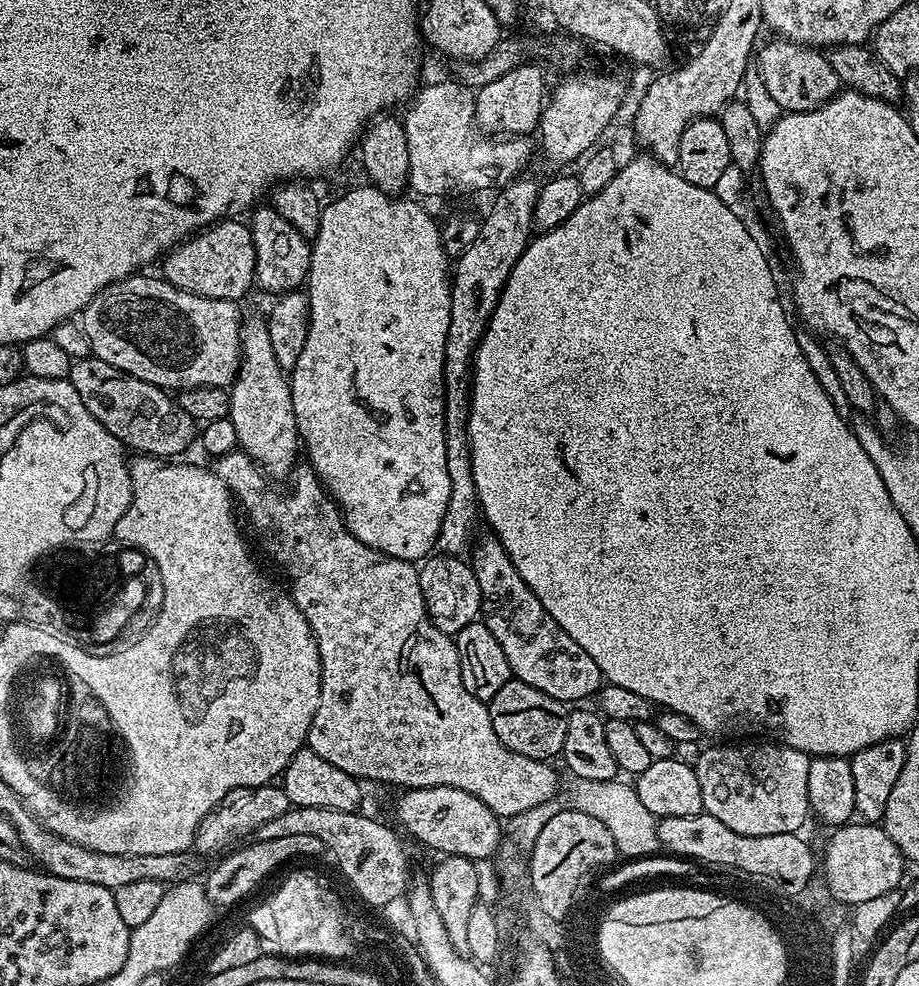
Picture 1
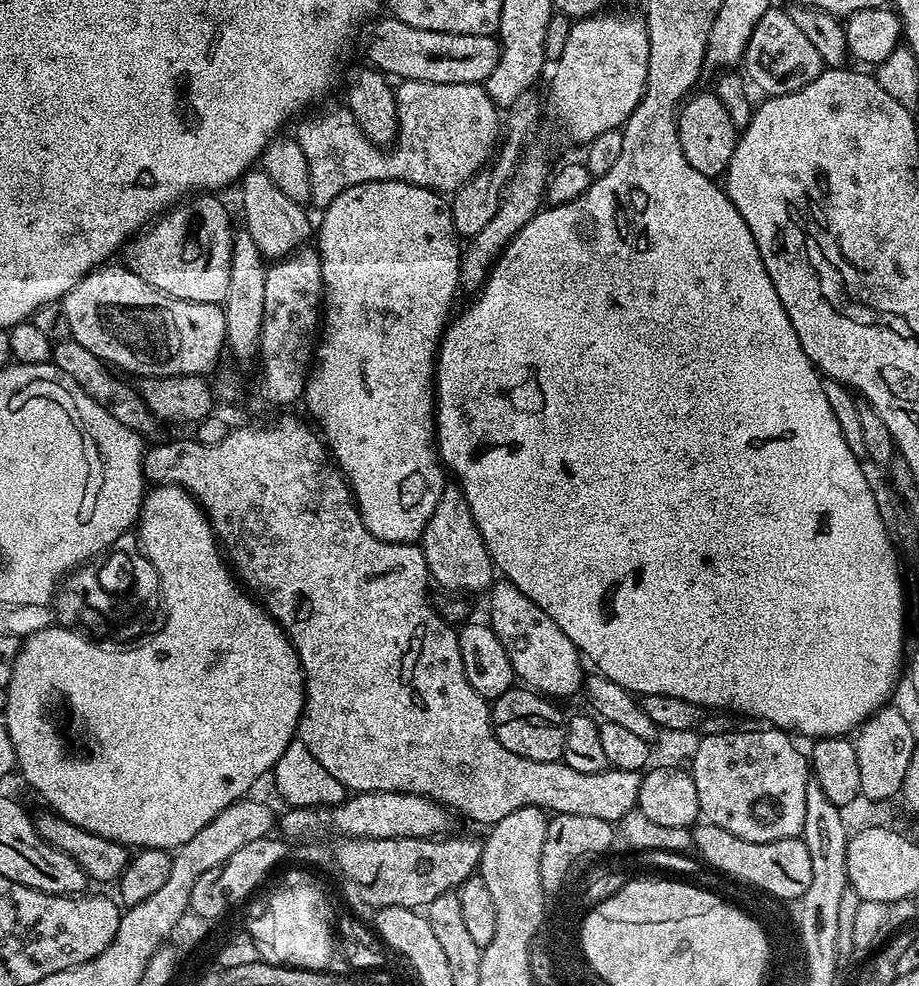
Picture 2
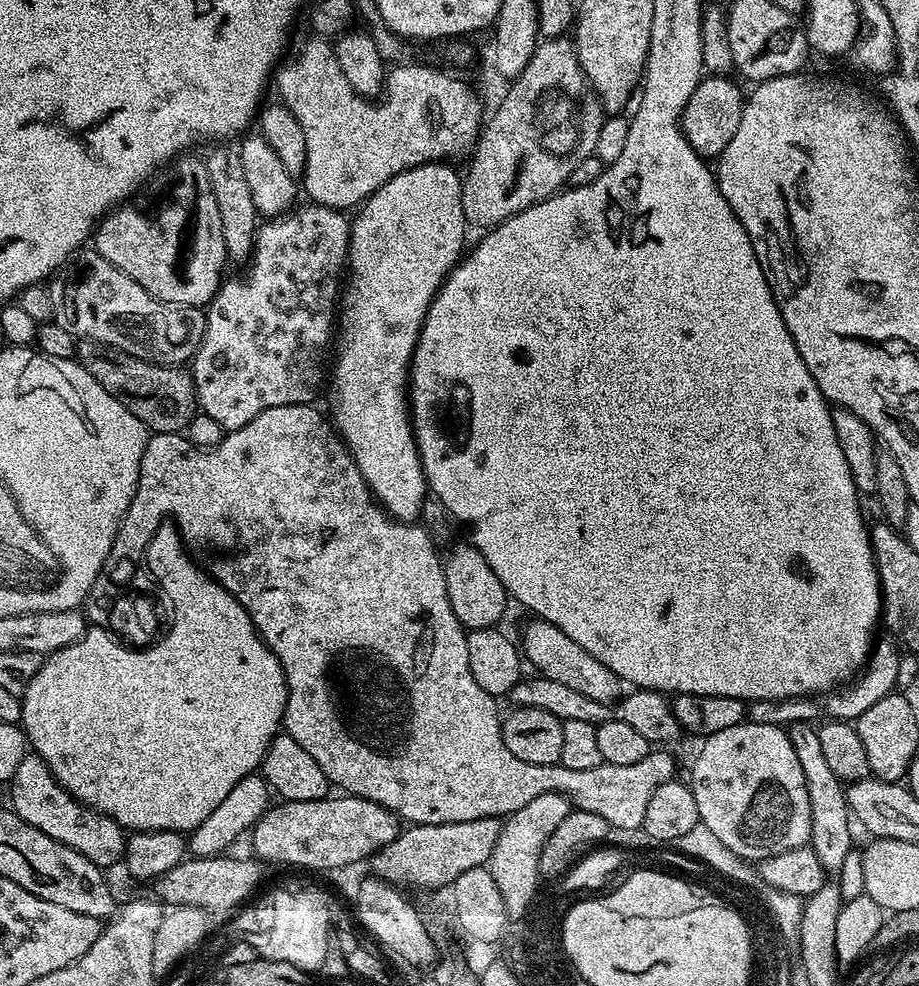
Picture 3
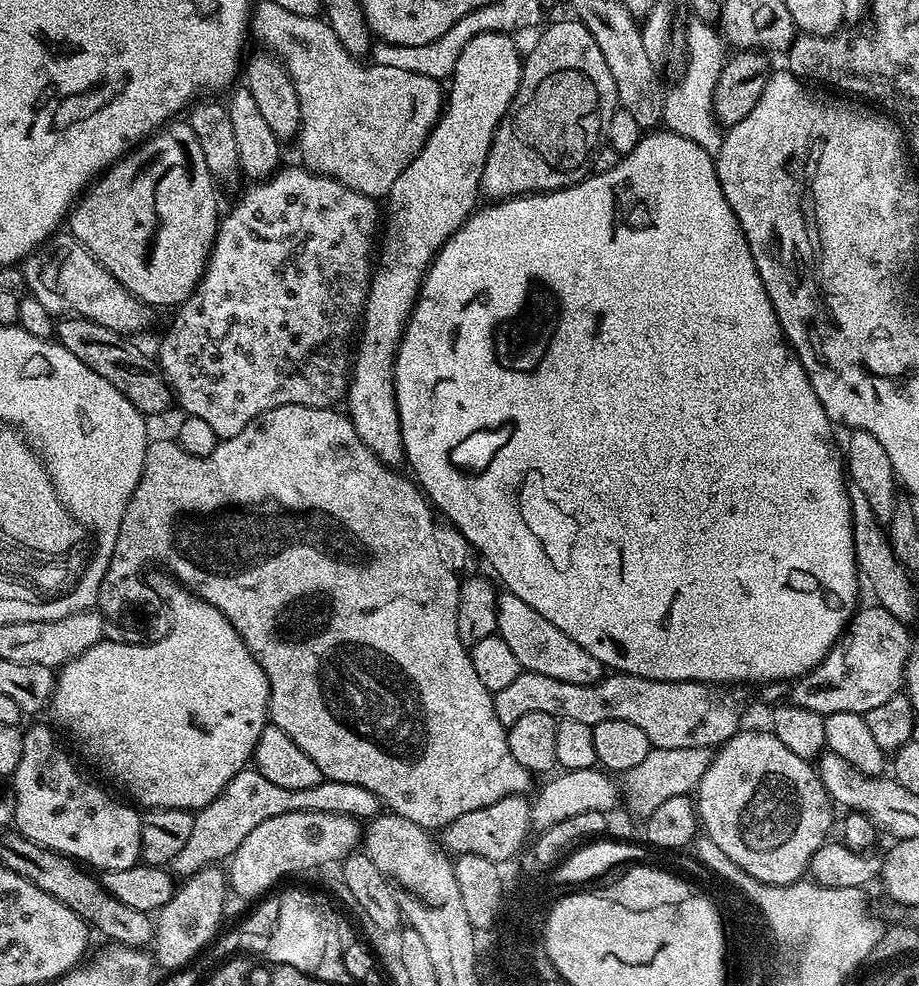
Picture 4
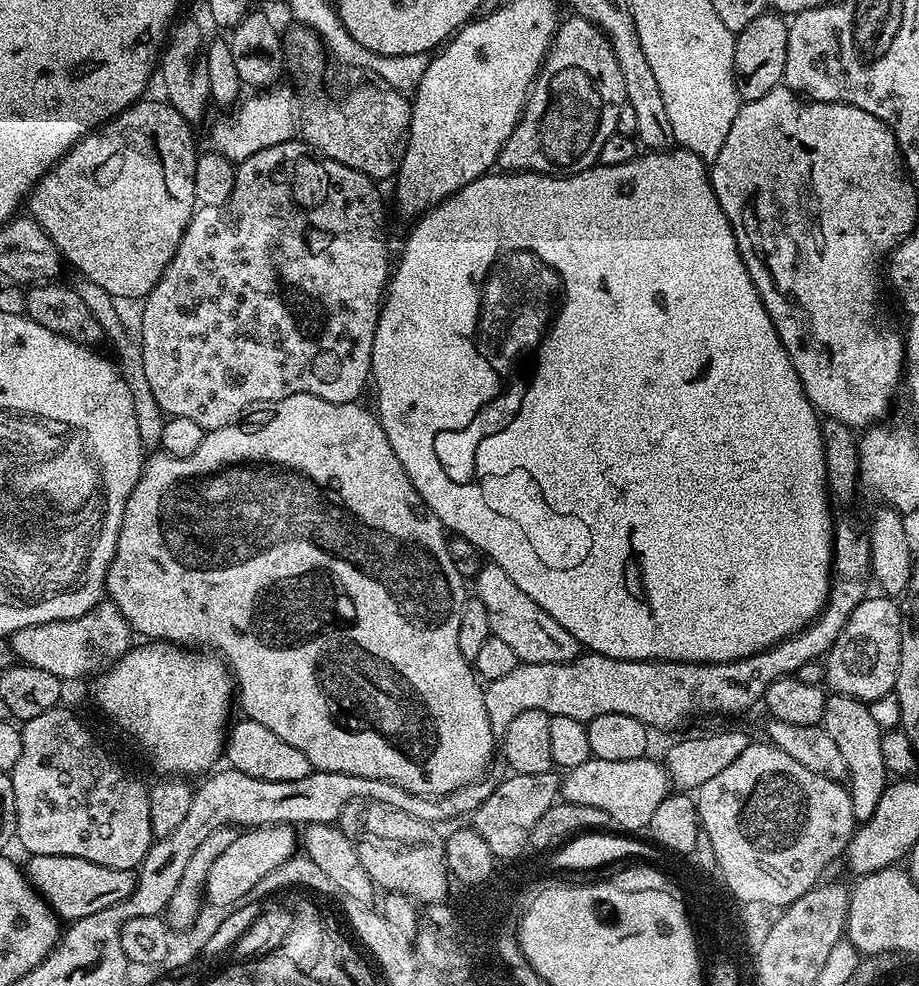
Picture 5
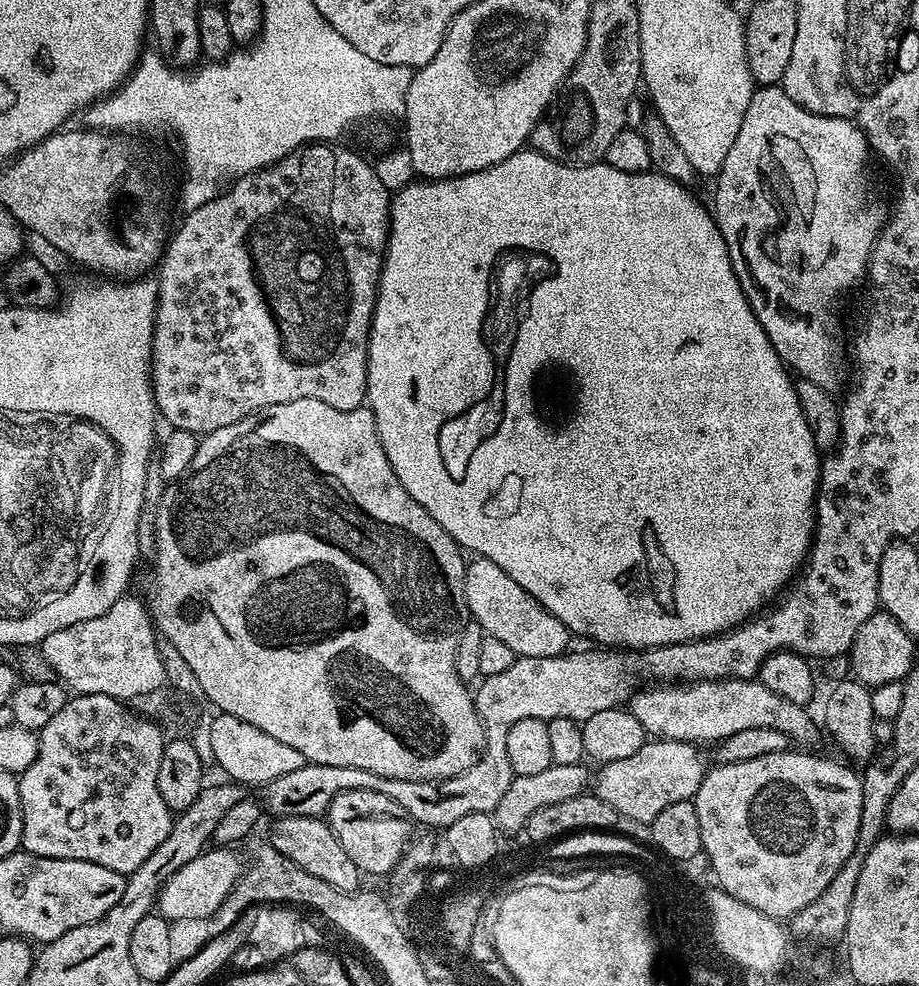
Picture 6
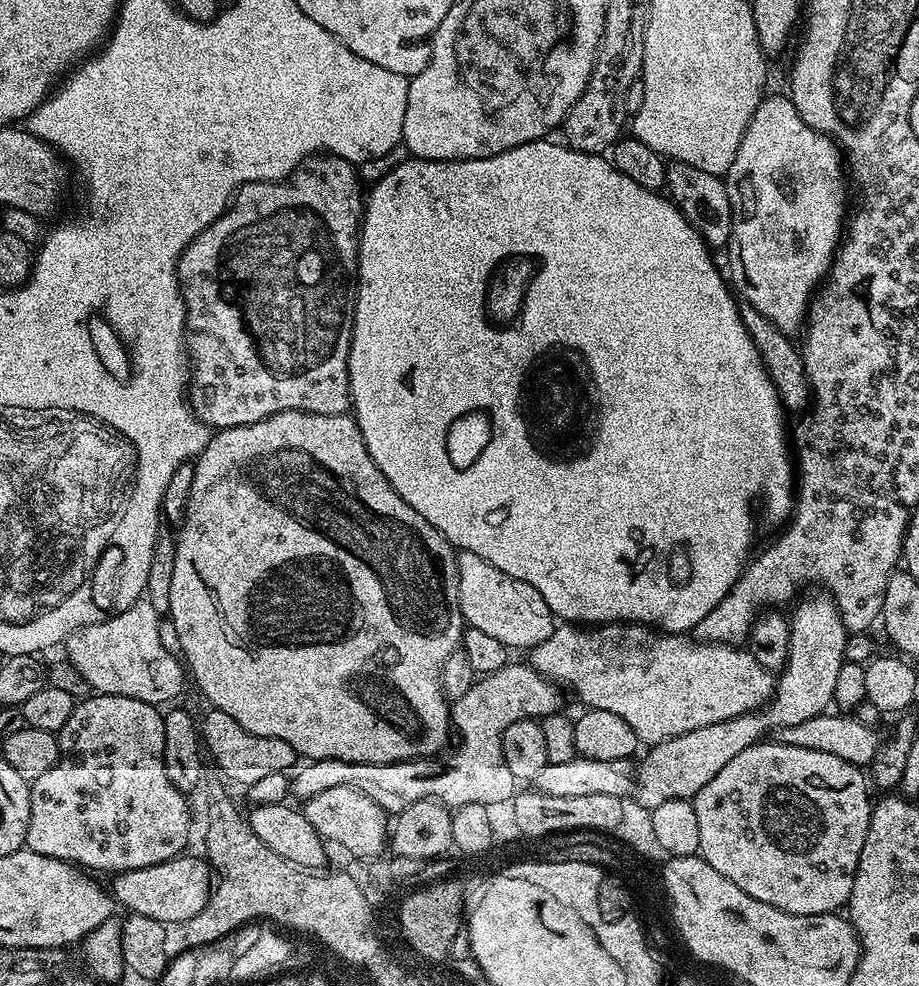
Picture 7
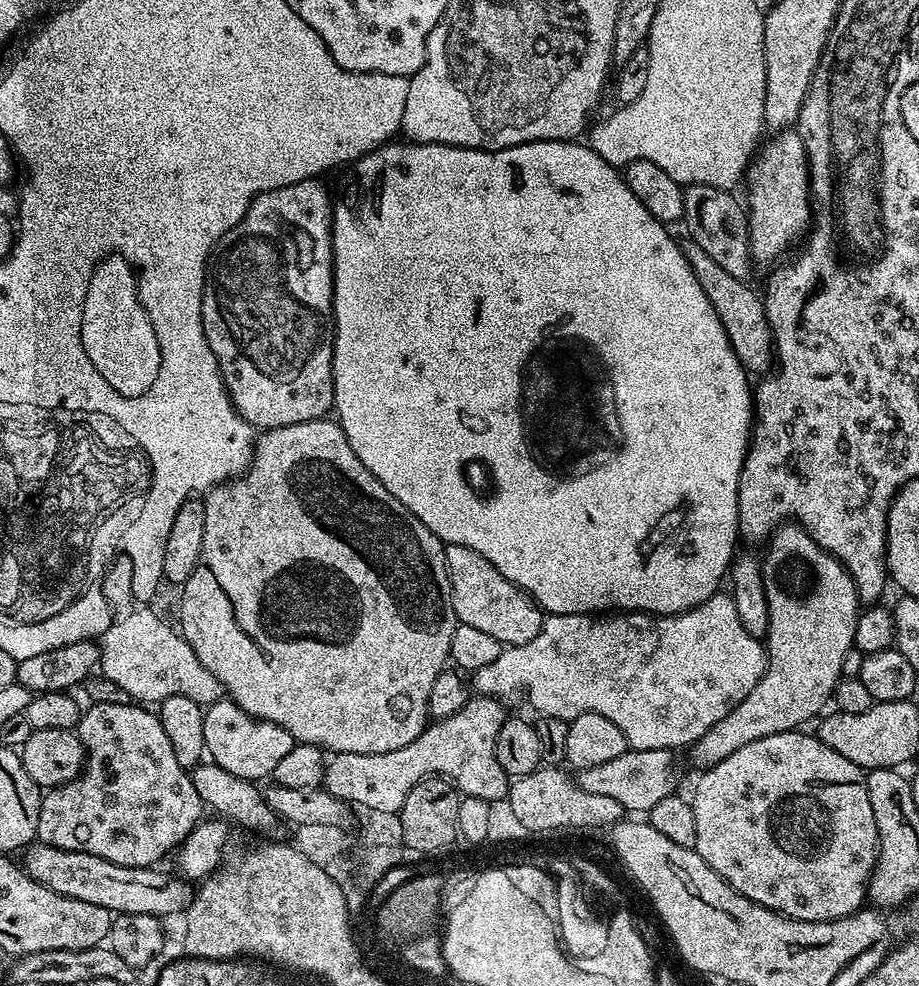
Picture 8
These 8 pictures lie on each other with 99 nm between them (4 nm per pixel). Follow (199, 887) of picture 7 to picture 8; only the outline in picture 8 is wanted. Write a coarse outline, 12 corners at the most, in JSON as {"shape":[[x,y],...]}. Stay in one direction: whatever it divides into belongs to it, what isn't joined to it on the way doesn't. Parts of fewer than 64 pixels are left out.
{"shape":[[39,842],[22,867],[42,886],[114,914],[168,918],[194,888]]}

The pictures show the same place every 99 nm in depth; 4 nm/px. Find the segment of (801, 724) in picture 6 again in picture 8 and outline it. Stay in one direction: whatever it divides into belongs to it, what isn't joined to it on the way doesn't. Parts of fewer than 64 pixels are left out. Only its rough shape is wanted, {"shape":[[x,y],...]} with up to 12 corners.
{"shape":[[732,596],[545,615],[470,684],[687,749],[767,664]]}

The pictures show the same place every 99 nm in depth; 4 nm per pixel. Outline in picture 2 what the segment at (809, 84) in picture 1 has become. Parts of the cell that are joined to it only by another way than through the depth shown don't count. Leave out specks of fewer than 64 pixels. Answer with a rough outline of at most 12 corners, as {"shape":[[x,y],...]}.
{"shape":[[773,6],[758,18],[742,68],[770,97],[822,71],[818,50]]}

